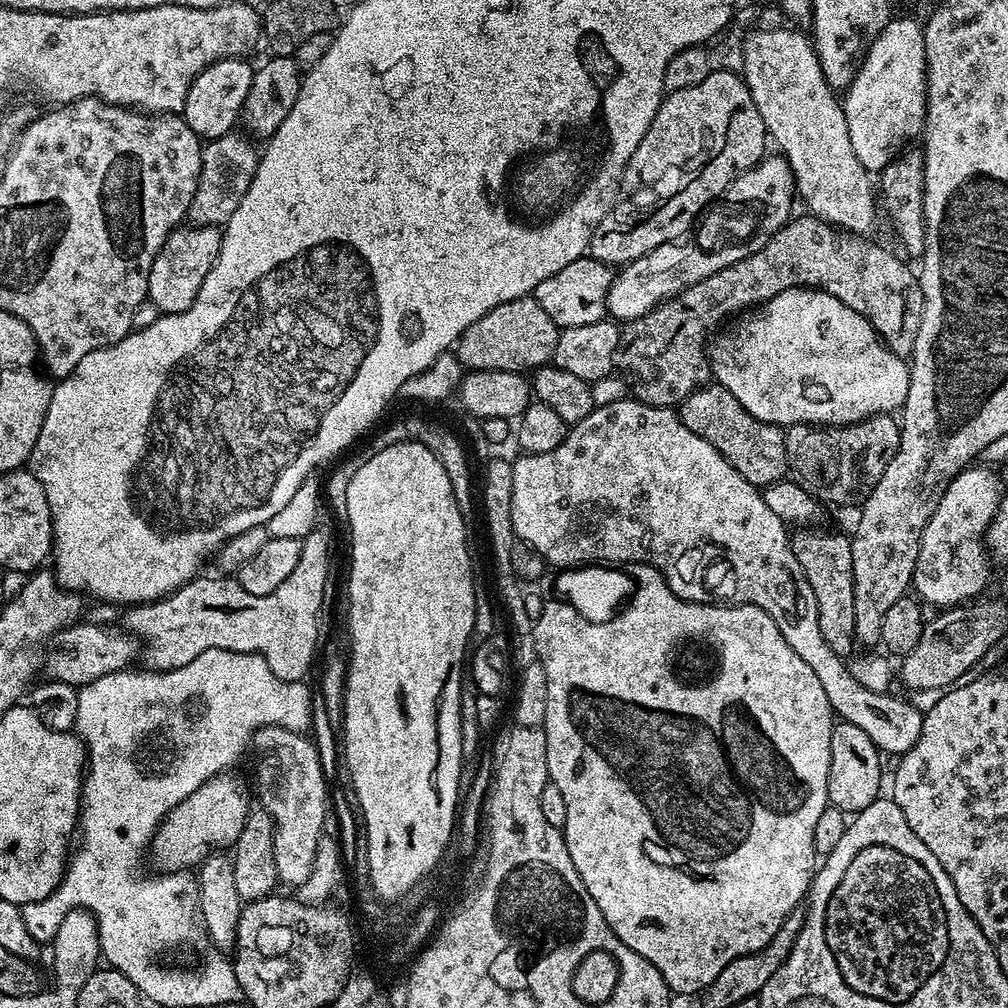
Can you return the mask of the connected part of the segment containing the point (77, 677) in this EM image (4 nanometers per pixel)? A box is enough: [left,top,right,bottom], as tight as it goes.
[46,622,142,686]

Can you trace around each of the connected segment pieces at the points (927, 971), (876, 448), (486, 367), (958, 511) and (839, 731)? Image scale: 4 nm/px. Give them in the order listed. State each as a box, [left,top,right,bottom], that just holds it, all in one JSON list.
[[820,842,950,1000],[784,414,900,505],[454,295,561,372],[911,466,1002,610],[828,720,882,814]]

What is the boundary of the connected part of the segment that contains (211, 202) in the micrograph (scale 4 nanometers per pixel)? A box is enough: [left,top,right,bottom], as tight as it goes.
[187,130,260,226]

